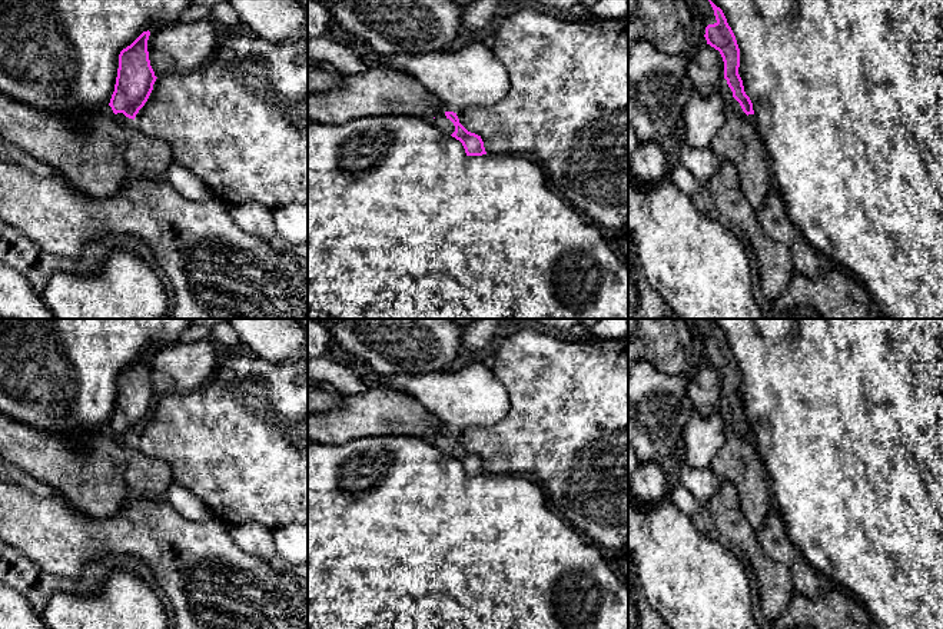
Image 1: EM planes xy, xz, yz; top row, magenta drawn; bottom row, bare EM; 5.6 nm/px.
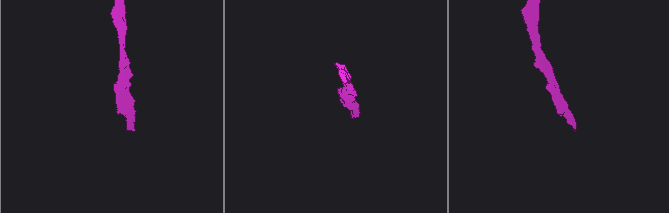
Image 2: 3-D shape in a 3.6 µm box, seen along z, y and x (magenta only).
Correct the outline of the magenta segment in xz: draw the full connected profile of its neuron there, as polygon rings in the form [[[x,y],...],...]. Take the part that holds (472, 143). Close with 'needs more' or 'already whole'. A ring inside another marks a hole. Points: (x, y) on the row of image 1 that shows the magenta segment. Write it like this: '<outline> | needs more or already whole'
[[[454,112],[438,113],[432,123],[445,134],[459,140],[466,156],[487,154],[481,136],[468,132]]] | needs more

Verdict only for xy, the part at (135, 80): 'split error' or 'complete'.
split error

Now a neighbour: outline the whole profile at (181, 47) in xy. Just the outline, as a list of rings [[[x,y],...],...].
[[[213,20],[175,23],[157,29],[147,40],[155,76],[197,70],[212,57],[222,37]]]

